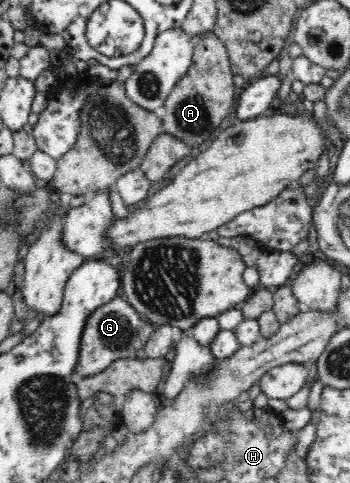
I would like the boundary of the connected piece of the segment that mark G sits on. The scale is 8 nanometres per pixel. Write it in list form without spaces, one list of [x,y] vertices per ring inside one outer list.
[[[119,295],[95,308],[83,324],[79,342],[79,355],[73,372],[83,377],[94,376],[108,368],[115,360],[133,357],[132,340],[136,338],[141,317],[138,311]]]

